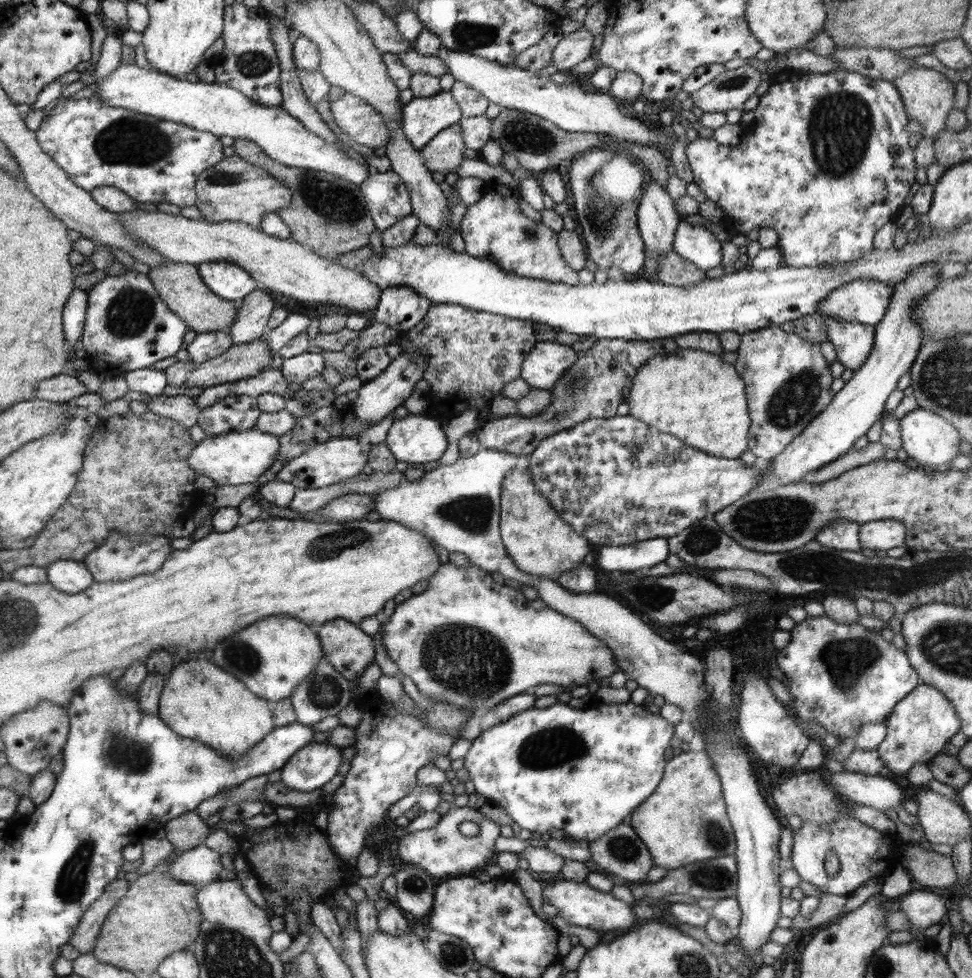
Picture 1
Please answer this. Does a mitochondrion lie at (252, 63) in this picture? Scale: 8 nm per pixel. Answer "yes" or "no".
yes

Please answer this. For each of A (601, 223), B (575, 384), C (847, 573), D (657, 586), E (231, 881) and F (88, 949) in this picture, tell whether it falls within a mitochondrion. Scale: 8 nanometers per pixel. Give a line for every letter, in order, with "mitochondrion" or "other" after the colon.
A: mitochondrion
B: mitochondrion
C: mitochondrion
D: mitochondrion
E: other
F: other

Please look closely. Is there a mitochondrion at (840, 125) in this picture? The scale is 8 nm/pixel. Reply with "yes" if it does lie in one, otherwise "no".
yes

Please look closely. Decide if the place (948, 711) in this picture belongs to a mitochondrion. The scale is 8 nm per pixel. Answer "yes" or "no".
no

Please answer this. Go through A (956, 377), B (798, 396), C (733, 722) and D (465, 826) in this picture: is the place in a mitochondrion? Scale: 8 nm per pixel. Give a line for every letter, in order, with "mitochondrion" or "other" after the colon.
A: mitochondrion
B: mitochondrion
C: other
D: other

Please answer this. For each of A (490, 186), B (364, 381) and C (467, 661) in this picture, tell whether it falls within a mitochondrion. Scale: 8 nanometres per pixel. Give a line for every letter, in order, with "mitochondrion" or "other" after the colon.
A: other
B: other
C: mitochondrion

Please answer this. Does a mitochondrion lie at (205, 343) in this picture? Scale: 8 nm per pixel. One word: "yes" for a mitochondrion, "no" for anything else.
no

